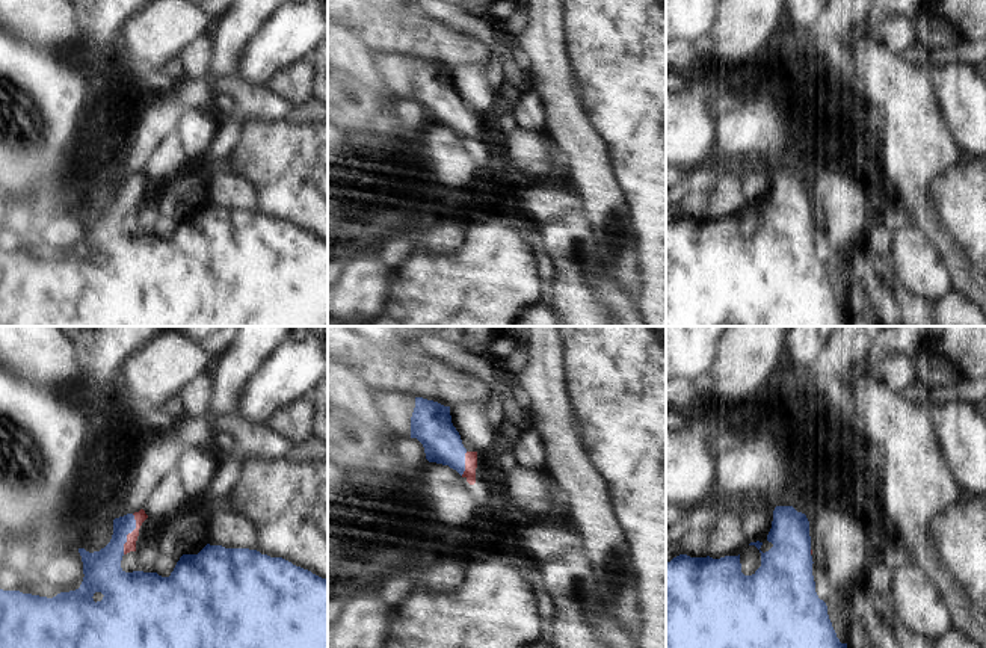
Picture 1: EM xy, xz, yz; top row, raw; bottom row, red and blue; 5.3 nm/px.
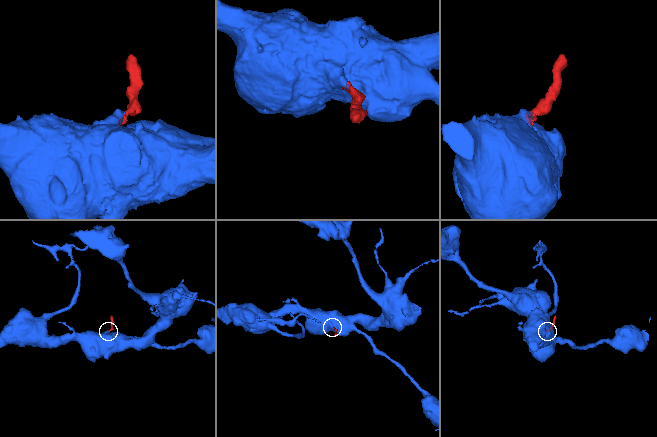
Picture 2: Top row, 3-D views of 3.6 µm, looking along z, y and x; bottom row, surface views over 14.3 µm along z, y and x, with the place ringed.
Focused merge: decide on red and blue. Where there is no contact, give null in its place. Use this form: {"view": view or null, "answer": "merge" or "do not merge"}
{"view": "xy", "answer": "merge"}

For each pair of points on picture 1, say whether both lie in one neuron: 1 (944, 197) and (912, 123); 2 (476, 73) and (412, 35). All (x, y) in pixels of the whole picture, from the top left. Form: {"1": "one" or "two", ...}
{"1": "two", "2": "two"}

